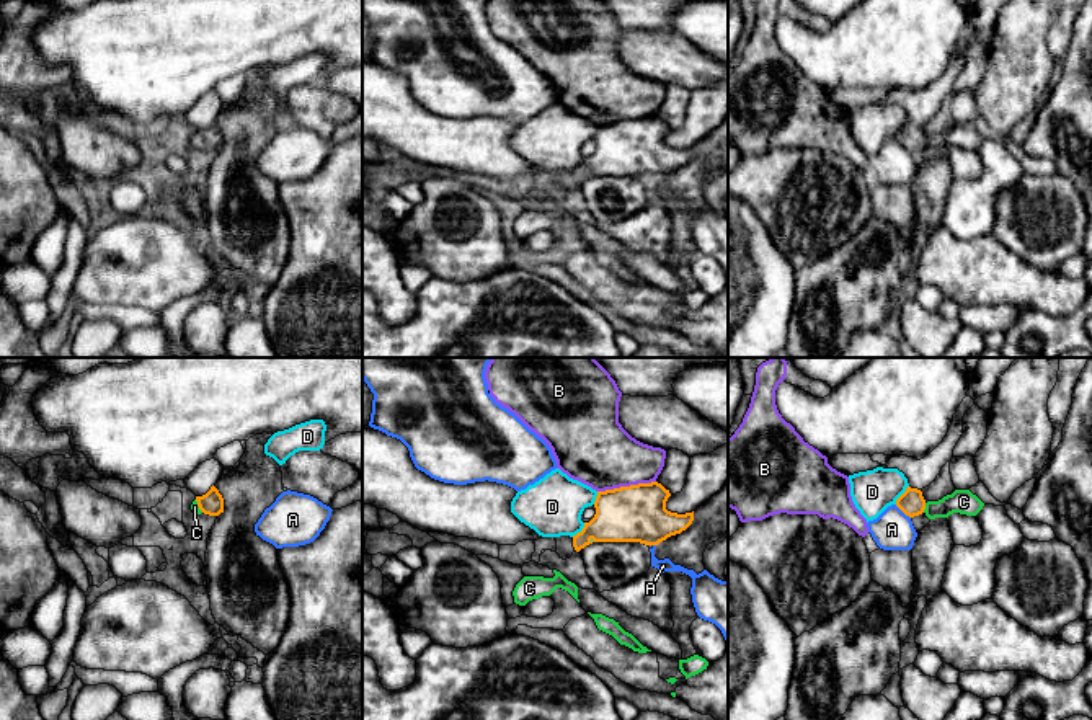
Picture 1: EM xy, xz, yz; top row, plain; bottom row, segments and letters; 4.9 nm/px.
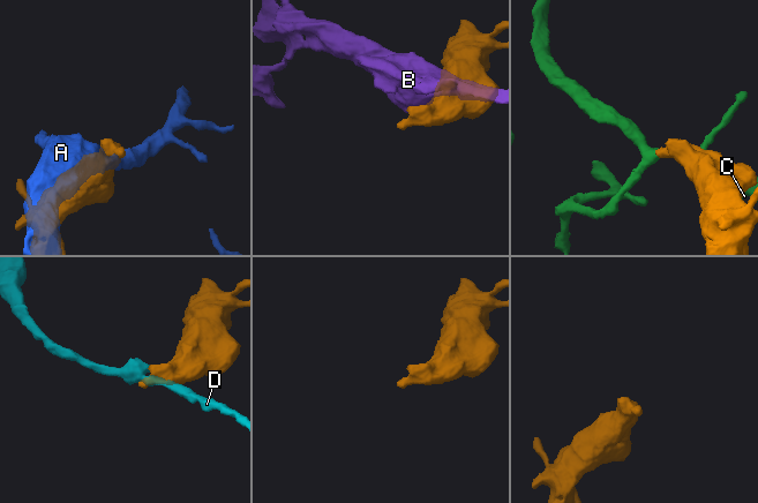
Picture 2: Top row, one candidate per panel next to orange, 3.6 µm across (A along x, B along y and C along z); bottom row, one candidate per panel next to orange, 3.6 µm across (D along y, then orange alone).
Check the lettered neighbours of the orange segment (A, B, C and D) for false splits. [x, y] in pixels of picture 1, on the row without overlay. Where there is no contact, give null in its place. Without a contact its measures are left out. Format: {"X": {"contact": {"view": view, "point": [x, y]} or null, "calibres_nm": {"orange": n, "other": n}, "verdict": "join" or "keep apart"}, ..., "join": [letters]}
{"A": {"contact": {"view": "yz", "point": [903, 146]}, "calibres_nm": {"orange": 120, "other": 190}, "verdict": "keep apart"}, "B": {"contact": {"view": "xz", "point": [625, 121]}, "calibres_nm": {"orange": 280, "other": 360}, "verdict": "keep apart"}, "C": {"contact": {"view": "yz", "point": [924, 142]}, "calibres_nm": {"orange": 120, "other": 120}, "verdict": "join"}, "D": {"contact": {"view": "yz", "point": [901, 129]}, "calibres_nm": {"orange": 120, "other": 220}, "verdict": "keep apart"}, "join": ["C"]}

